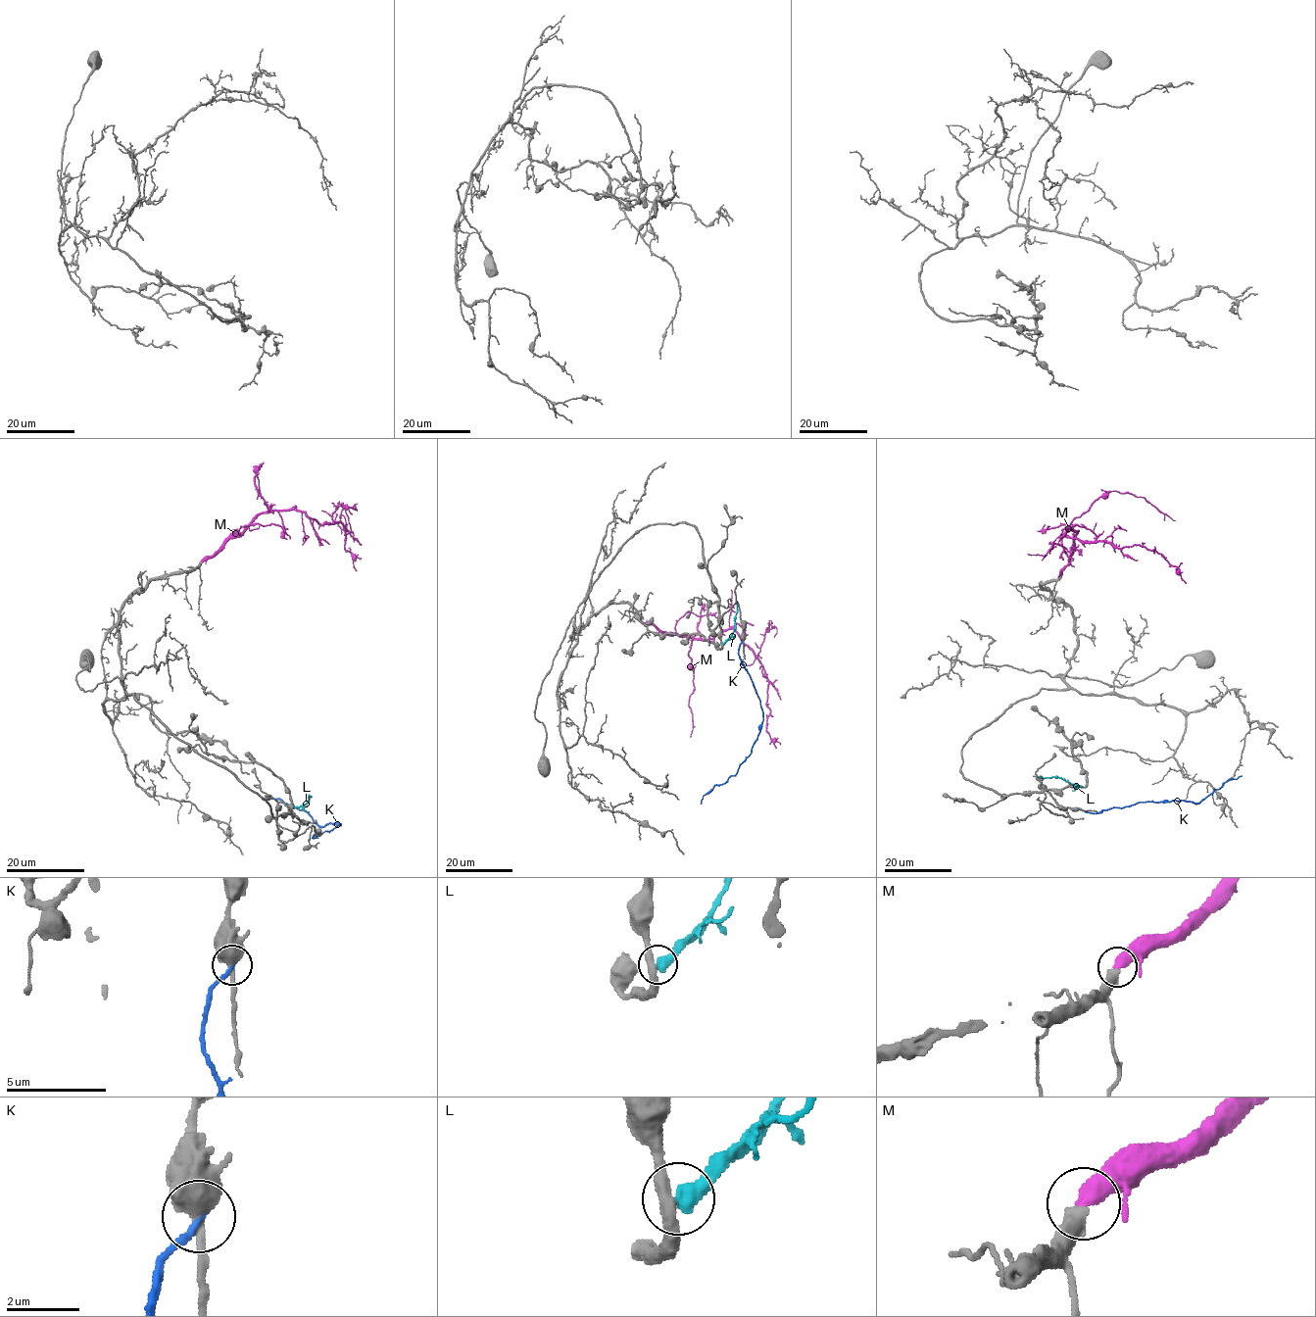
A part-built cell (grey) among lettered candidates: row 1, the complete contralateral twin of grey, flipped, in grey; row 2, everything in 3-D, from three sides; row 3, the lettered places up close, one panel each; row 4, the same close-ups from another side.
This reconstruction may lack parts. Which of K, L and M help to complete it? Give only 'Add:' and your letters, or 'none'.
Add: M

